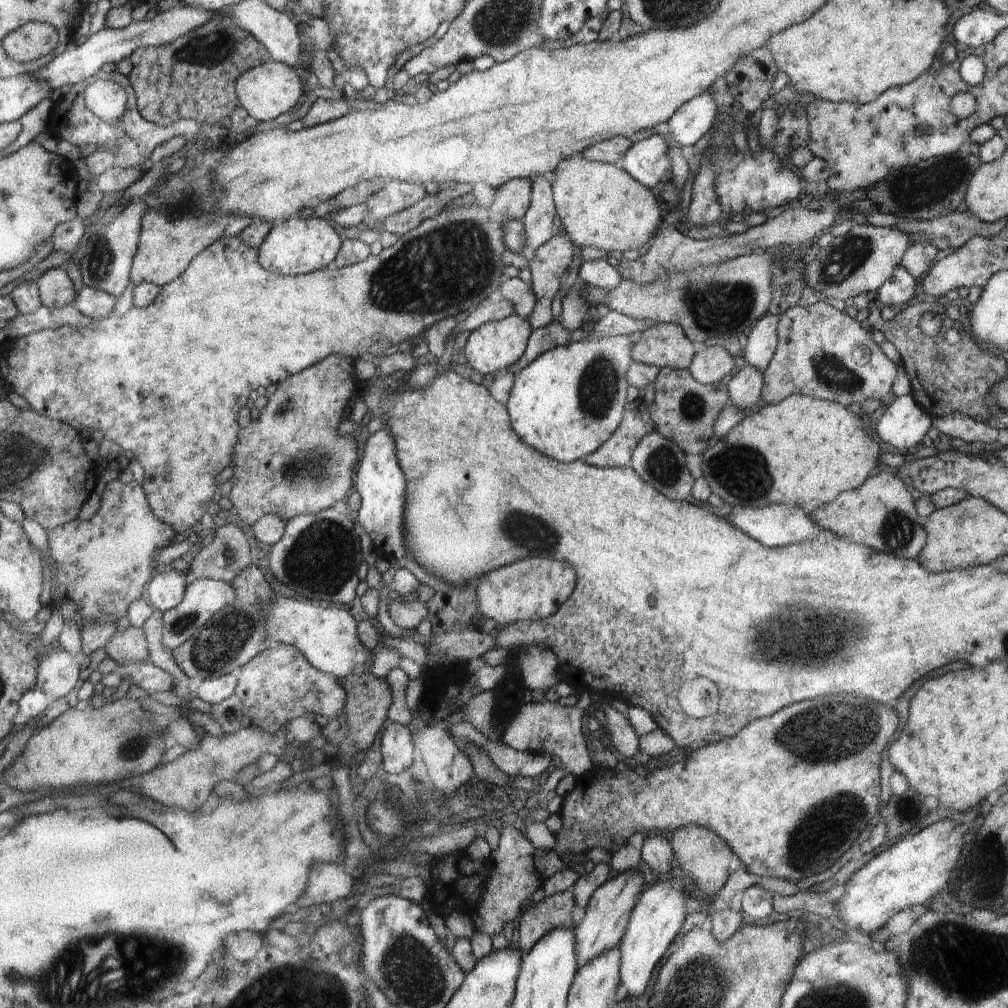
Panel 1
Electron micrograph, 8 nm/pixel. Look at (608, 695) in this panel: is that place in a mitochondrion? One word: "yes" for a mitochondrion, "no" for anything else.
no

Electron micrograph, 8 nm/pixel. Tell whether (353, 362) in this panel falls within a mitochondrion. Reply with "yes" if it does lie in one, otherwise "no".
no

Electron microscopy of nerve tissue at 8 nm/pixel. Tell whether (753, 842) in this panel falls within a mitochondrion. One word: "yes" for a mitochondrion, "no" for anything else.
no

